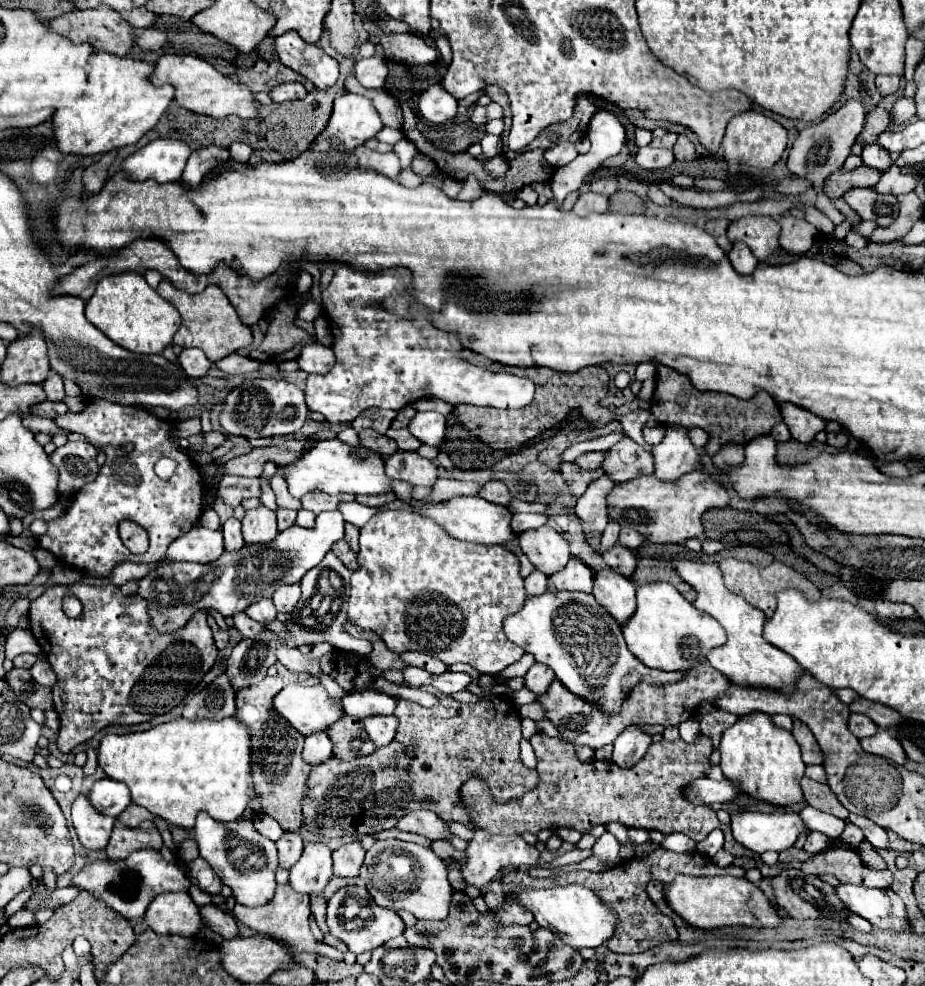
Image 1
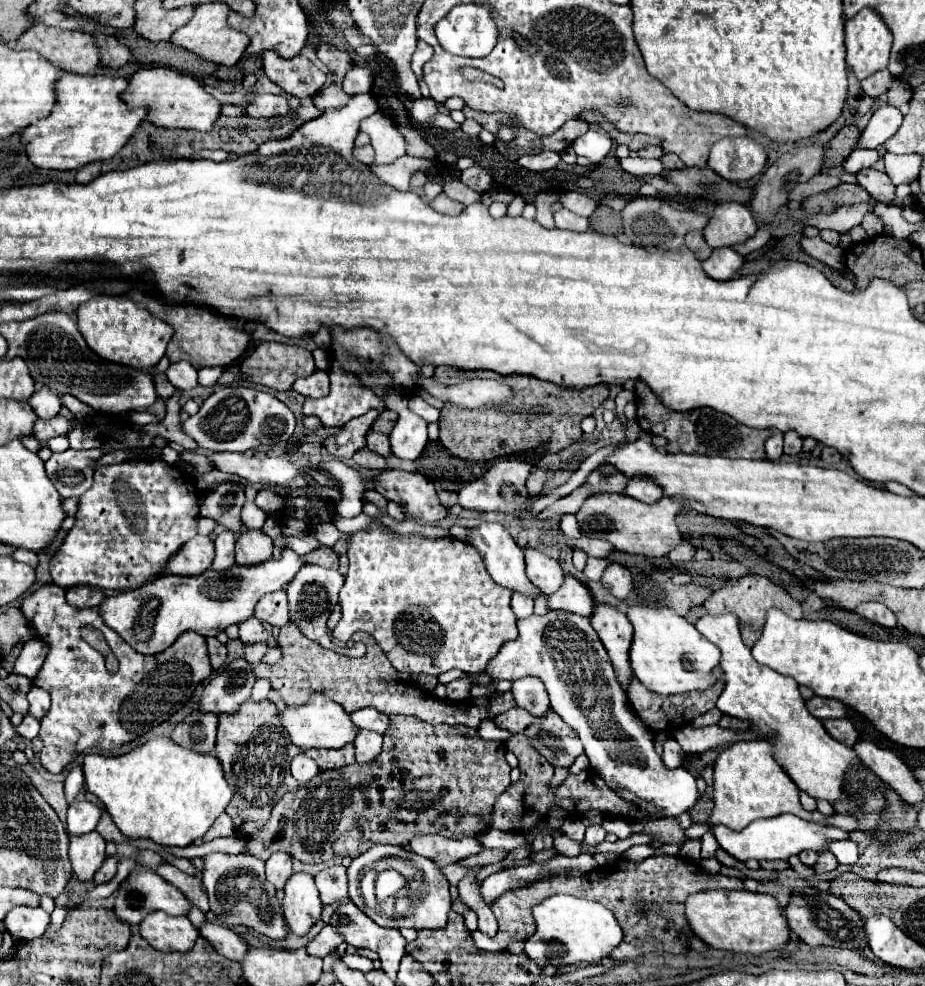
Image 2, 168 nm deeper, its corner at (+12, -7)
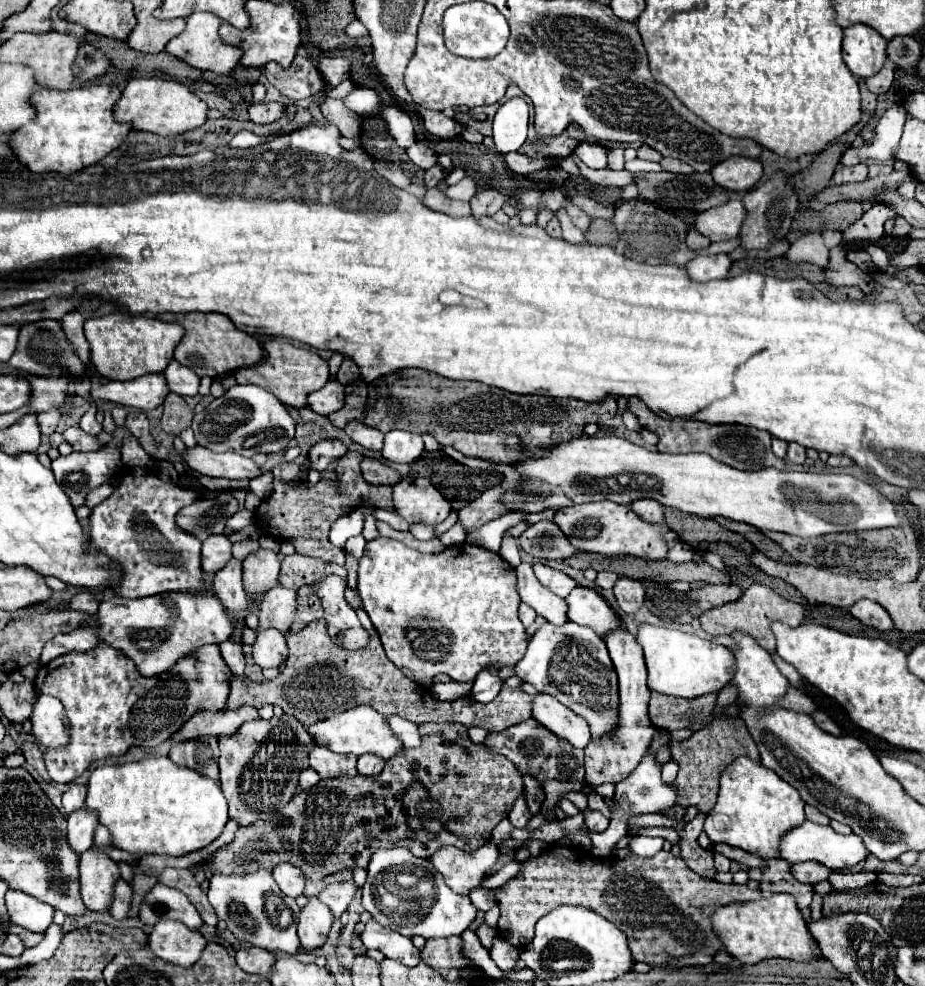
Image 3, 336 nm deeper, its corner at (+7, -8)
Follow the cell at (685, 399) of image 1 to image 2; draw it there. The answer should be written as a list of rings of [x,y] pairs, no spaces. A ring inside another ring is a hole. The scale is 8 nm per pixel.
[[[638,380],[636,388],[636,422],[640,428],[654,436],[668,440],[666,450],[672,454],[700,454],[700,456],[726,456],[726,458],[764,458],[764,442],[772,434],[770,430],[754,430],[738,424],[734,418],[720,414],[712,408],[696,408],[688,412],[676,412],[662,404],[662,400],[648,388],[646,382]]]

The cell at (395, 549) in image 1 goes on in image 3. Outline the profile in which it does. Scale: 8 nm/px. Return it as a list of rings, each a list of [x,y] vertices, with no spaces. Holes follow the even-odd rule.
[[[377,537],[375,541],[369,541],[367,547],[365,547],[365,557],[359,561],[359,585],[357,585],[357,593],[363,601],[363,609],[367,611],[367,615],[371,617],[379,637],[381,637],[381,643],[383,643],[383,649],[389,657],[389,661],[393,665],[397,665],[409,679],[417,681],[419,685],[429,685],[431,679],[439,673],[445,673],[449,675],[453,681],[457,683],[473,683],[473,679],[479,675],[479,671],[483,669],[499,669],[499,667],[511,667],[511,665],[517,665],[521,661],[521,657],[525,655],[525,649],[527,649],[527,637],[525,637],[525,629],[517,617],[517,607],[521,603],[519,599],[519,593],[517,593],[517,577],[515,577],[515,571],[513,567],[503,561],[497,553],[493,551],[487,551],[483,547],[475,547],[475,545],[457,545],[457,547],[449,547],[447,551],[439,553],[439,555],[423,555],[417,551],[417,557],[413,557],[413,549],[403,545],[401,541],[395,541],[395,539],[387,539],[387,537]]]

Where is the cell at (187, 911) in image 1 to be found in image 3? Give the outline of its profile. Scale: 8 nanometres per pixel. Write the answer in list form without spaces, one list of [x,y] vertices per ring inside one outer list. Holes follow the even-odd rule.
[[[161,921],[149,935],[149,949],[155,957],[179,967],[195,965],[205,945],[205,937],[181,921]]]

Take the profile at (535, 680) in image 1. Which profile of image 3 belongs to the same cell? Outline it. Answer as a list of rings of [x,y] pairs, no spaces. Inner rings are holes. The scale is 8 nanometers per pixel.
[[[543,693],[535,695],[533,717],[557,737],[567,739],[573,747],[585,747],[591,739],[587,721],[577,713],[573,713],[569,707],[561,705],[555,697]]]

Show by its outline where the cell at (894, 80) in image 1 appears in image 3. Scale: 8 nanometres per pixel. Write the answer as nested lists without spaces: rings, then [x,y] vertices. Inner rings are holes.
[[[885,61],[883,69],[879,73],[875,73],[873,77],[865,79],[865,85],[869,87],[871,93],[875,95],[881,95],[881,93],[887,93],[889,87],[893,85],[893,71],[895,71],[895,63],[893,61]]]

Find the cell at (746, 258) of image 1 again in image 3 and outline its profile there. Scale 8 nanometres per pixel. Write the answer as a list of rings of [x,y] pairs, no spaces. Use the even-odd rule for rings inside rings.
[[[697,255],[685,265],[685,271],[691,281],[707,283],[713,279],[725,279],[731,267],[731,259],[727,255]]]

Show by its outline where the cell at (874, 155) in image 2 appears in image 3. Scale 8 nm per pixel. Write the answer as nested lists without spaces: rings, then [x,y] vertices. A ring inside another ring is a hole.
[[[859,163],[853,167],[843,167],[839,165],[835,169],[835,175],[831,177],[833,185],[843,185],[843,183],[857,183],[857,181],[865,181],[867,179],[867,165]]]

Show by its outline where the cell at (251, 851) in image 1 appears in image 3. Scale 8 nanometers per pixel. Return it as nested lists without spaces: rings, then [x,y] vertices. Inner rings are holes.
[[[257,871],[247,875],[215,873],[207,895],[217,917],[227,923],[227,929],[239,941],[251,947],[261,947],[267,951],[283,951],[289,955],[299,951],[297,921],[299,921],[301,907],[295,903],[295,899],[285,897],[281,893],[269,871]]]

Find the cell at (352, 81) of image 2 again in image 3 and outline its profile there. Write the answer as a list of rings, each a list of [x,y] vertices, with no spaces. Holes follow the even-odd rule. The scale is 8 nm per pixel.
[[[347,79],[347,81],[343,81],[341,85],[337,85],[337,87],[329,89],[325,95],[327,95],[327,97],[331,97],[331,99],[345,99],[353,89],[355,89],[353,81],[351,81],[351,79]]]

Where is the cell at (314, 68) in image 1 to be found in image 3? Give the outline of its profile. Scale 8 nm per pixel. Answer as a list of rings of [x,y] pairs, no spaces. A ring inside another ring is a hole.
[[[297,55],[293,59],[291,67],[287,67],[287,69],[273,61],[267,63],[265,77],[279,93],[283,93],[285,97],[291,97],[291,99],[305,99],[305,97],[317,95],[325,89],[325,81],[319,75],[319,71],[315,69],[315,65],[301,55]]]

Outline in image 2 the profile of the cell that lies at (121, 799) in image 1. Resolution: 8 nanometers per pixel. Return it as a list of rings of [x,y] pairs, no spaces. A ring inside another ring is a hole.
[[[90,800],[82,802],[72,802],[68,808],[68,820],[66,820],[66,830],[70,836],[80,836],[88,834],[96,828],[96,824],[102,818],[102,808]]]

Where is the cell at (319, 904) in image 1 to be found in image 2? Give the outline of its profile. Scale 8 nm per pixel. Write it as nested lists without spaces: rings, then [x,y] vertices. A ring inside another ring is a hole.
[[[327,925],[320,931],[318,936],[312,940],[312,942],[308,942],[306,950],[308,950],[308,954],[314,954],[314,956],[324,958],[326,954],[334,952],[336,946],[338,946],[342,940],[344,940],[342,934],[338,934],[334,928]]]

